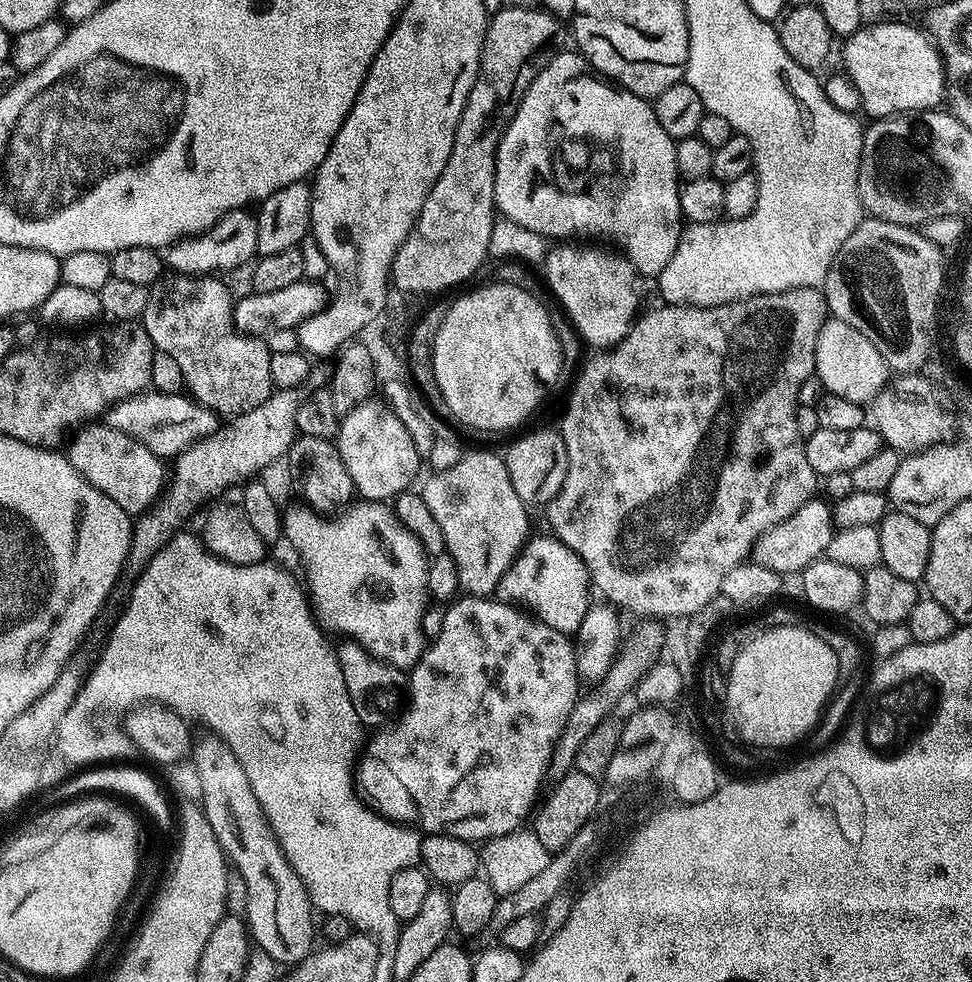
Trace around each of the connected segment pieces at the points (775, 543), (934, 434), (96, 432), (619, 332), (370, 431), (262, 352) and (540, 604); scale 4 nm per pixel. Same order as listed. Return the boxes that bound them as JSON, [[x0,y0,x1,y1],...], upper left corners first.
[[750,498,833,574],[870,374,954,454],[66,422,166,514],[542,246,638,350],[334,398,422,502],[142,274,274,418],[495,534,594,634]]

